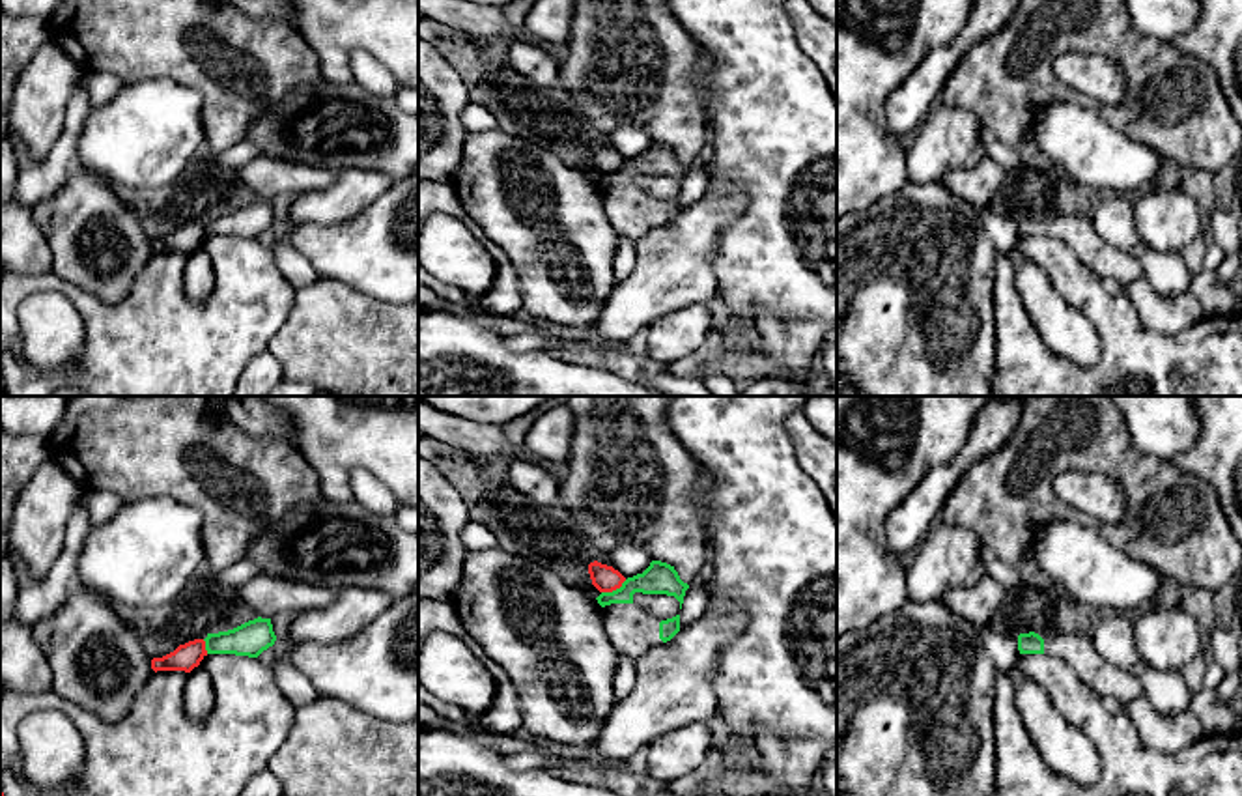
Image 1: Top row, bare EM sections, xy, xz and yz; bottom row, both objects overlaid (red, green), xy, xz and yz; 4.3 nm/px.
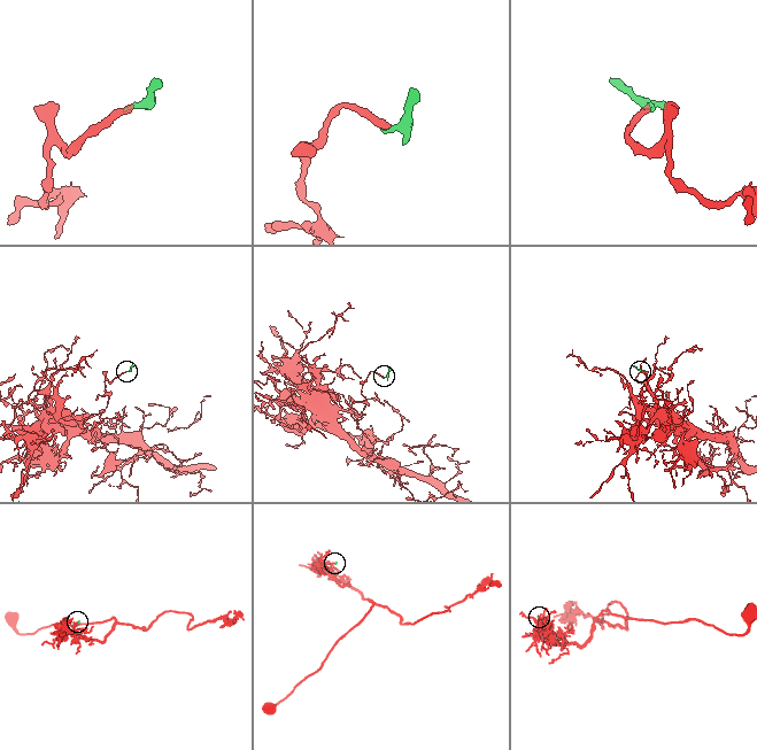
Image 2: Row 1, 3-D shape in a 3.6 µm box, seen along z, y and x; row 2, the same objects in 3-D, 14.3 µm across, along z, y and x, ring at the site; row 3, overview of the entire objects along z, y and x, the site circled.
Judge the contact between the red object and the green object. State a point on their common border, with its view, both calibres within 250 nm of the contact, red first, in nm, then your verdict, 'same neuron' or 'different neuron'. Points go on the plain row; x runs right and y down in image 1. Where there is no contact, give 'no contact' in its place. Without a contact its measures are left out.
xz (613, 170) | 110/140 nm | different neuron

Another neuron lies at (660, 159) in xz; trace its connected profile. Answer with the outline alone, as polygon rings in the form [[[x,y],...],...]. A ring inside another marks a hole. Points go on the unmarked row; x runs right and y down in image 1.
[[[652,142],[642,155],[628,159],[620,170],[601,174],[596,181],[603,189],[603,211],[614,232],[637,243],[680,213],[680,196],[659,202],[633,185],[635,174],[674,178],[682,191],[687,170],[674,148]]]

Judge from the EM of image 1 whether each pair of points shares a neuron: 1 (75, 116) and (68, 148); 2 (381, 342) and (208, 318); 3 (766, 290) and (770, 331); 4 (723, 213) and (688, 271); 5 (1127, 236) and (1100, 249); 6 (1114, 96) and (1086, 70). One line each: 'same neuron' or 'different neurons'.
1: same neuron
2: different neurons
3: different neurons
4: same neuron
5: different neurons
6: same neuron

